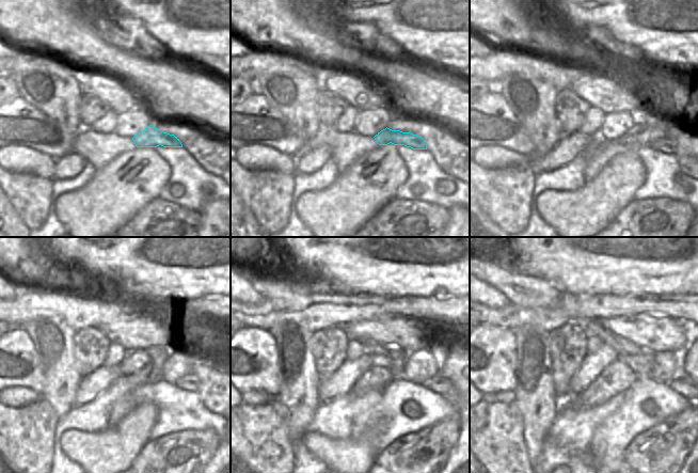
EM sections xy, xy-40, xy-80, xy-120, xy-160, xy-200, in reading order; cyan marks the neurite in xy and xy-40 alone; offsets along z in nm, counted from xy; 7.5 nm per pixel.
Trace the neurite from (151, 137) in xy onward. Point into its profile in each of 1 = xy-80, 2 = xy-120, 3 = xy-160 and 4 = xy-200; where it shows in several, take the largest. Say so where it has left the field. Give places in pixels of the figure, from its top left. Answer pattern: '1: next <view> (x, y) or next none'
1: next xy-80 (665, 144)
2: next xy-120 (191, 382)
3: next xy-160 (441, 384)
4: next xy-200 (686, 388)

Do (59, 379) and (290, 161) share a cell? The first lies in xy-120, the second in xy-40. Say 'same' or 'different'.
different

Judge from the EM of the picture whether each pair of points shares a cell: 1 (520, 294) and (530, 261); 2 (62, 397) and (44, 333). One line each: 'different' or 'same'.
1: different
2: same

